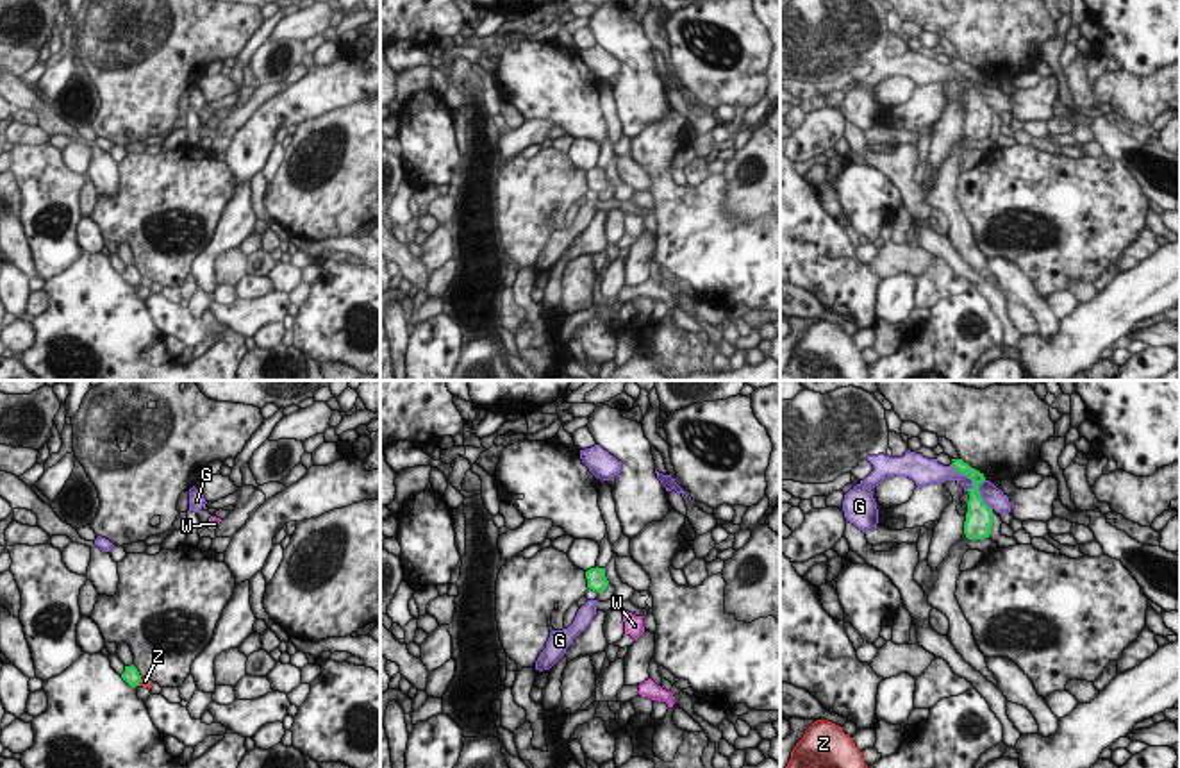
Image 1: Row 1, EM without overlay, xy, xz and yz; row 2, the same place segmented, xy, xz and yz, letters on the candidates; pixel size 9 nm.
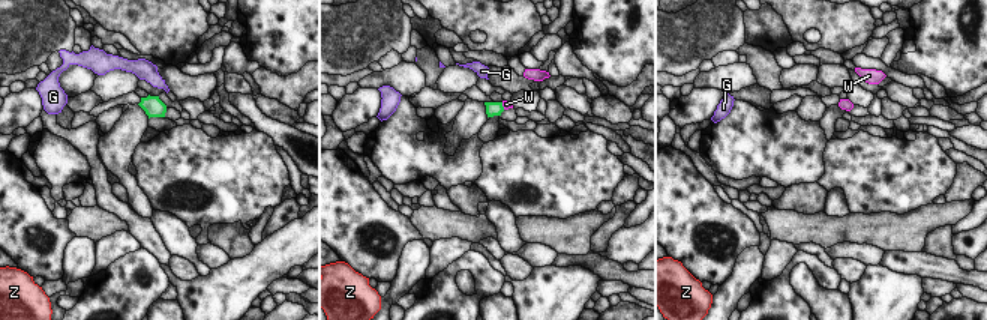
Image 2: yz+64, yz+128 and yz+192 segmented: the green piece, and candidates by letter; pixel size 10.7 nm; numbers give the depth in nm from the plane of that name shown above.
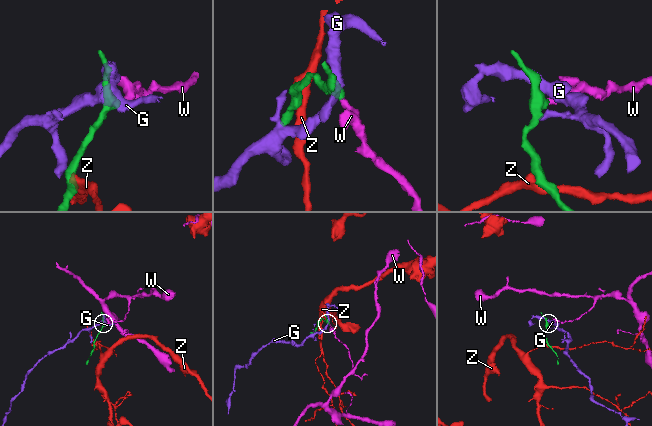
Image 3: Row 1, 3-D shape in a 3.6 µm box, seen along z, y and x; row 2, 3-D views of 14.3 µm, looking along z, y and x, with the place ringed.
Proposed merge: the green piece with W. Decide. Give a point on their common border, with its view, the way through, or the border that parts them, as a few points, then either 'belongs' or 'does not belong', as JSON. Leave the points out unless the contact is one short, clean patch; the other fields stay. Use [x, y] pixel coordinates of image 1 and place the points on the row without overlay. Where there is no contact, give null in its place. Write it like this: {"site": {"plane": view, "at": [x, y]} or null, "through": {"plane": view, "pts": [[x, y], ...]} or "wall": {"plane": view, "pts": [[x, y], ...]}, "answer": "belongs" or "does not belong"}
{"site": {"plane": "xy", "at": [211, 124]}, "through": {"plane": "xy", "pts": [[207, 124], [211, 124], [215, 120]]}, "answer": "belongs"}

